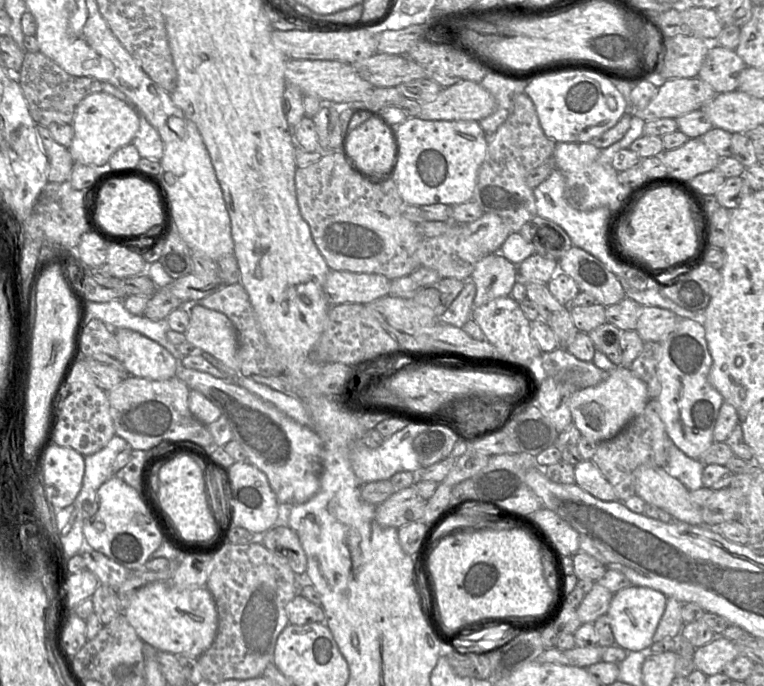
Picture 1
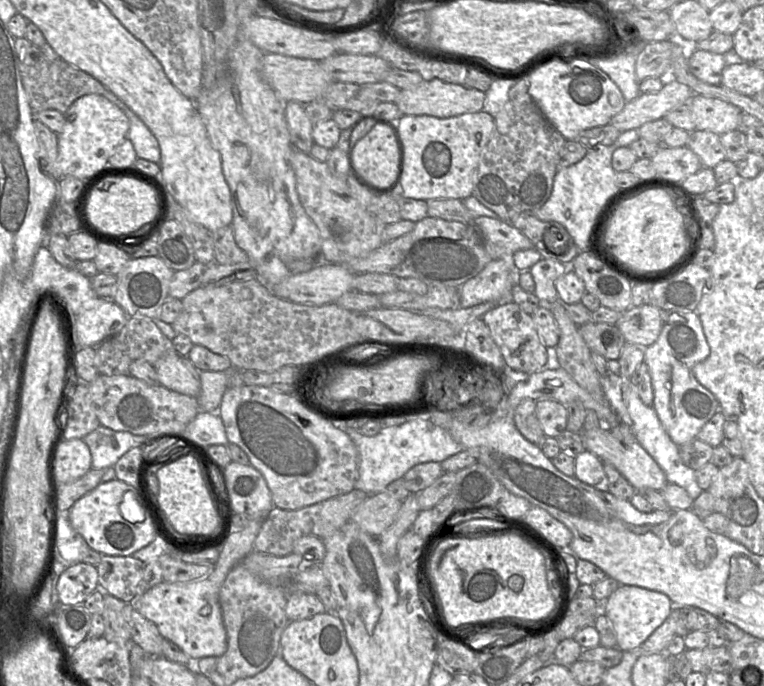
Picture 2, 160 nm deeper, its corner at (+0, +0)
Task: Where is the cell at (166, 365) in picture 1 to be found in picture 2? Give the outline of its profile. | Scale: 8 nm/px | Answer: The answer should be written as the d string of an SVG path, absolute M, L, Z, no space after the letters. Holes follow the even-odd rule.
M171 351L152 365L161 386L187 396L199 396L200 371L187 356L180 356L176 351Z

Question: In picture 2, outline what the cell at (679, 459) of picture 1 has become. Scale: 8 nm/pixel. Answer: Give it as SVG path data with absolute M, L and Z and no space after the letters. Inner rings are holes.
M608 372L607 375L600 376L600 383L604 397L616 414L619 422L630 427L636 441L663 470L667 483L675 484L685 489L689 496L695 500L703 491L697 484L696 471L682 462L679 446L670 439L653 407L647 406L641 401L636 387L628 378Z

